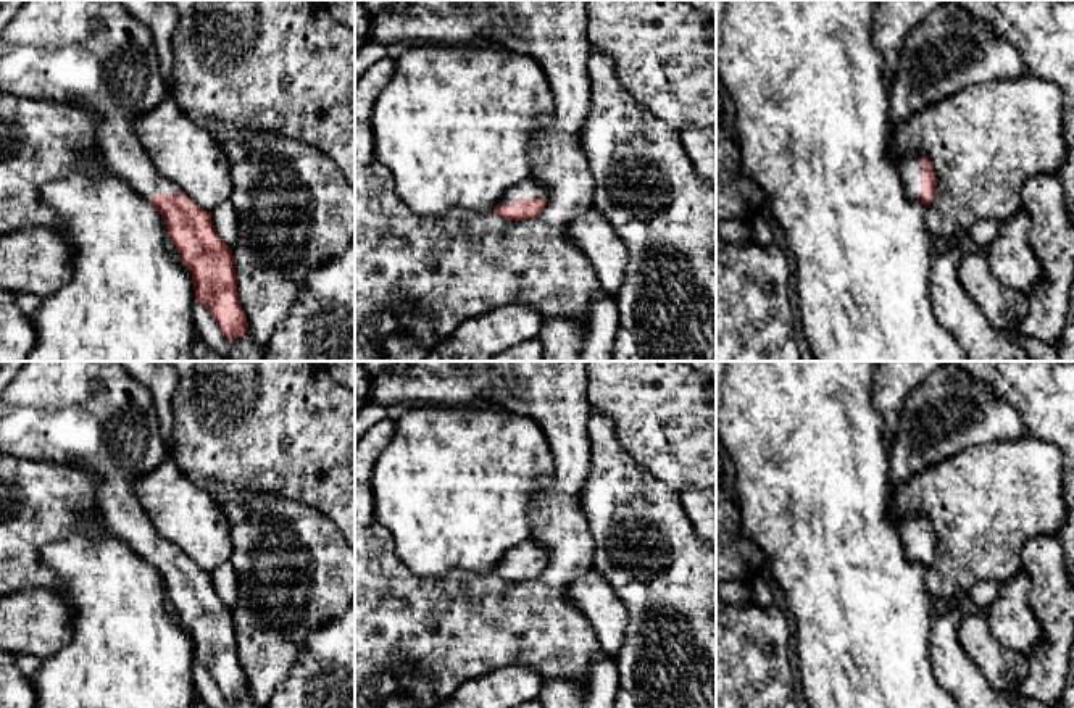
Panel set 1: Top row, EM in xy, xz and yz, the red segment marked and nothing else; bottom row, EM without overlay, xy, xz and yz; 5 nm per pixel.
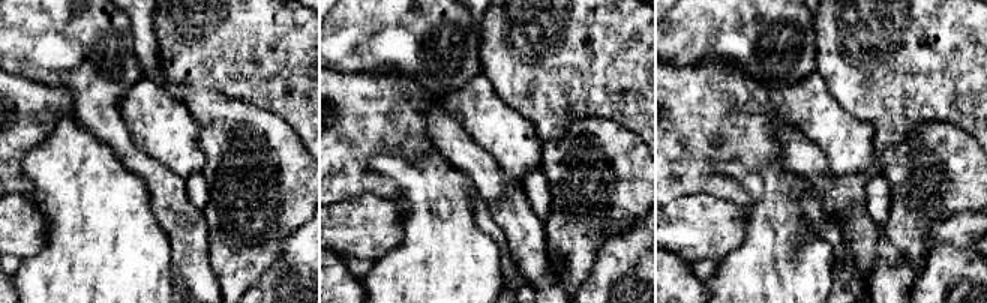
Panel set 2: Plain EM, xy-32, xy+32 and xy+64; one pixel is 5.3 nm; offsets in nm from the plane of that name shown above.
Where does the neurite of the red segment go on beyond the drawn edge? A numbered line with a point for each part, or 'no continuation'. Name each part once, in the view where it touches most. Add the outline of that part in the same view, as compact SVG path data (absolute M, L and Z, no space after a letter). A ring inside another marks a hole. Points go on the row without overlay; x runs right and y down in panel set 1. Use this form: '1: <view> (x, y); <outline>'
1: xz (529, 550); M527 540L526 543L514 547L511 552L508 552L500 560L498 564L500 566L511 566L516 560L547 560L547 553L534 540Z

